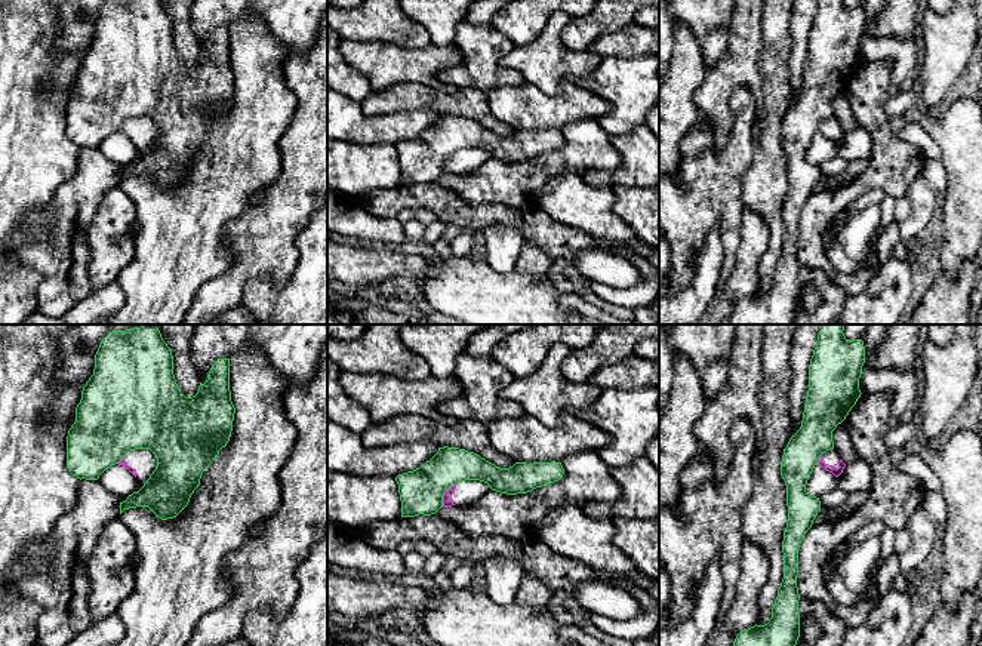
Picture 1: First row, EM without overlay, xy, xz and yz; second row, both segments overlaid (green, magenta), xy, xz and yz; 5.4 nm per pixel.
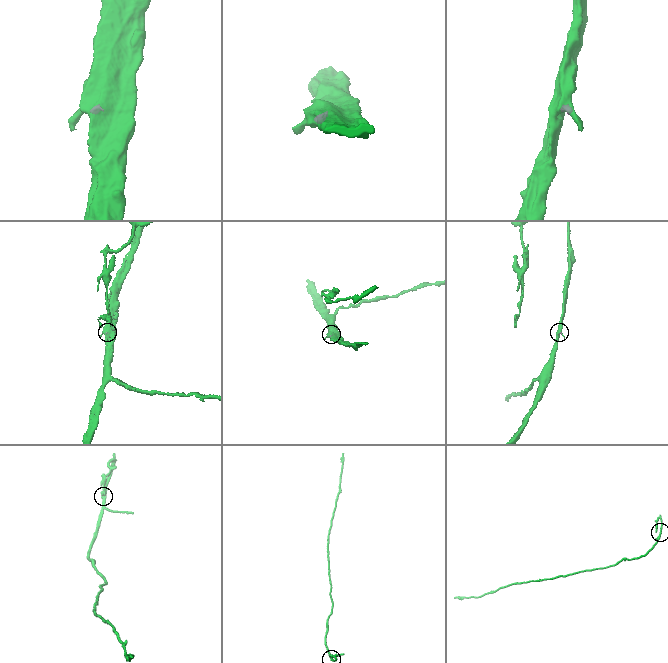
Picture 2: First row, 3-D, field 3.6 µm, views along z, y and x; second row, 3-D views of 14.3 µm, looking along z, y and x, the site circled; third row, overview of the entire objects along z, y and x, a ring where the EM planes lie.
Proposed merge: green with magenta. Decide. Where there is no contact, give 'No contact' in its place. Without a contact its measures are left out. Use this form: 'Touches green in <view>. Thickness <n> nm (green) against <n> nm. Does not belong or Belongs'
Touches green in xz. Thickness 240 nm (green) against 60 nm. Does not belong

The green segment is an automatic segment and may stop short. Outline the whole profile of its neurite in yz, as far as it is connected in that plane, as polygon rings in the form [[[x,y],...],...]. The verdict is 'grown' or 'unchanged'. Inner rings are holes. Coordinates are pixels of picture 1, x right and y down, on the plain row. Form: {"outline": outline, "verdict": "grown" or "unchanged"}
{"outline": [[[819,0],[809,36],[809,59],[804,71],[800,98],[789,107],[781,129],[781,144],[786,153],[788,190],[784,199],[784,247],[772,277],[772,286],[764,293],[742,298],[732,314],[730,324],[794,324],[800,305],[798,282],[798,216],[806,200],[821,179],[821,169],[806,160],[807,148],[819,126],[834,117],[832,99],[841,92],[861,65],[859,46],[865,31],[862,7],[849,9],[843,0]]], "verdict": "unchanged"}

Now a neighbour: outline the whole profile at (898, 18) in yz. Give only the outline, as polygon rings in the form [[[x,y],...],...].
[[[887,0],[883,13],[866,28],[875,37],[912,37],[918,0]]]

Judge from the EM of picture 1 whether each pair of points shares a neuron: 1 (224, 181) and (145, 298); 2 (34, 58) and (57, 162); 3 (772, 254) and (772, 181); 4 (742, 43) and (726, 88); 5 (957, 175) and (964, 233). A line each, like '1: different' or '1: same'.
1: same
2: same
3: same
4: same
5: same

